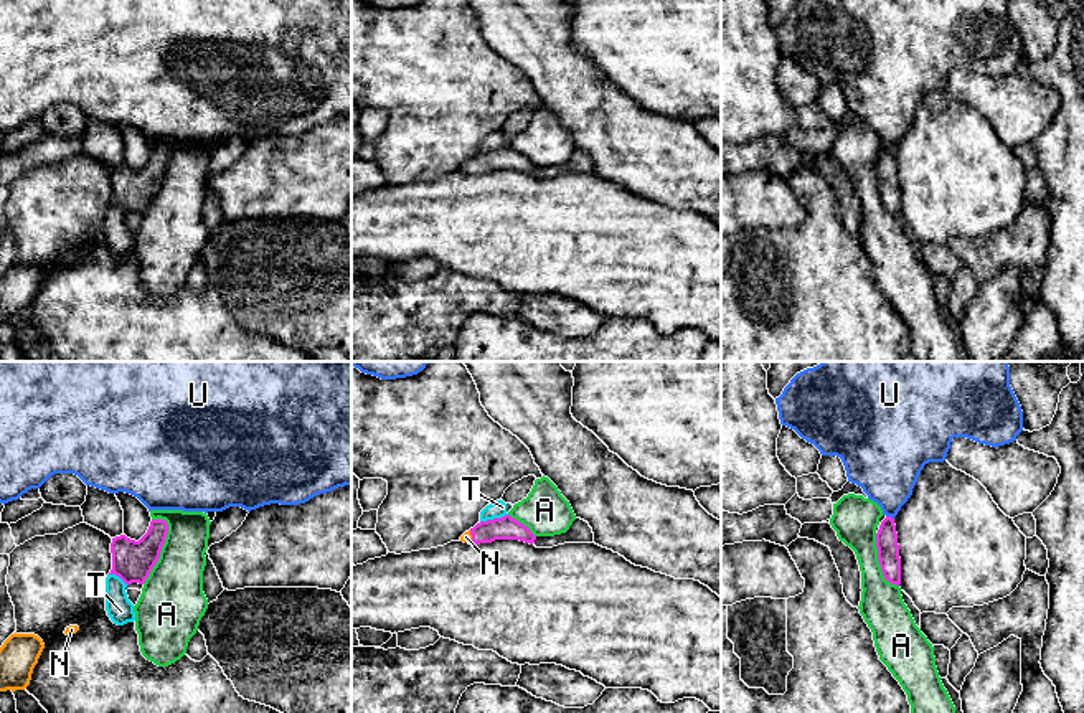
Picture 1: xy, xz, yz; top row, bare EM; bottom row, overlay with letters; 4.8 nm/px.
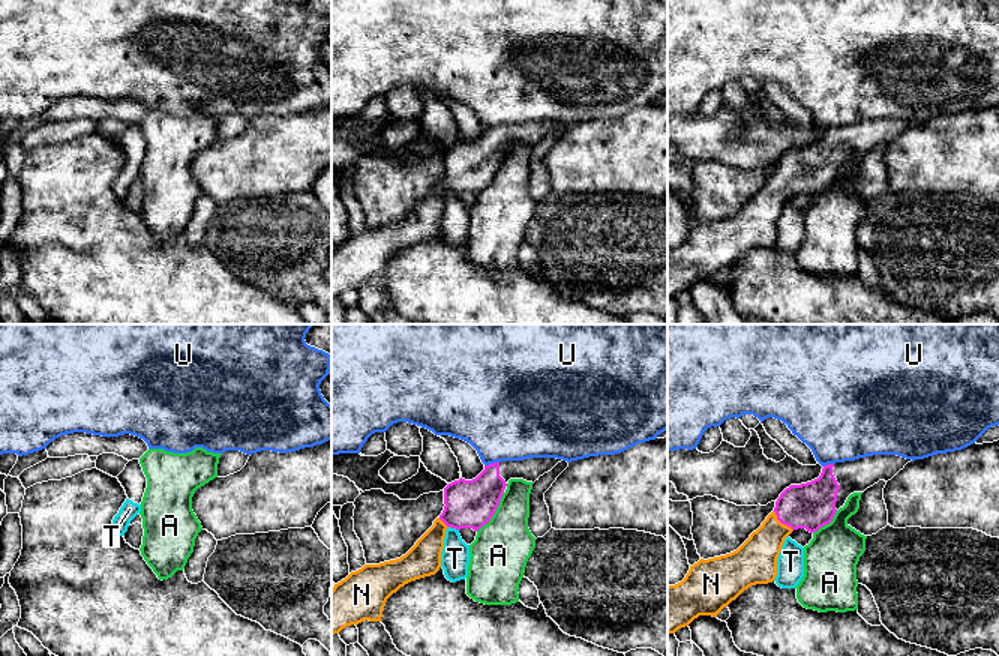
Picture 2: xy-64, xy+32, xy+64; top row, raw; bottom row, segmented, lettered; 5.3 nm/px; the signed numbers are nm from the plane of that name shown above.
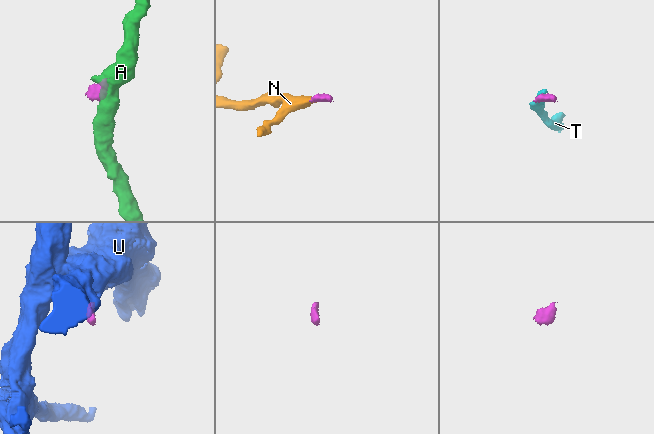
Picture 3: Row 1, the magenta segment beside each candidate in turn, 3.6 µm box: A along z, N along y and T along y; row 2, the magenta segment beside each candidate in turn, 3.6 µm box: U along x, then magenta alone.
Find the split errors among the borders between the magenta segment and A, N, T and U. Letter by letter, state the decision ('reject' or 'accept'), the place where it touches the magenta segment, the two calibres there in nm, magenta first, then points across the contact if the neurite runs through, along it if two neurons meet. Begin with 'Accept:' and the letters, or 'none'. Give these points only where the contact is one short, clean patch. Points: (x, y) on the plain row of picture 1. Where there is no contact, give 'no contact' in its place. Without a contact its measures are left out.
Accept: N
A: reject; contact xy (160, 180); calibres 200 and 320 nm; border xy (159, 147), (167, 155), (167, 167), (159, 190), (142, 213)
N: accept; contact xz (472, 167); calibres 110 and 50 nm; way xz (499, 159), (472, 167), (466, 167)
T: reject; contact xz (494, 149); calibres 110 and 80 nm; border xz (507, 144), (480, 152)
U: reject; contact yz (890, 147); calibres 110 and 320 nm; border yz (886, 146), (893, 149)

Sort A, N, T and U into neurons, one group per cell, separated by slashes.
A / N / T / U

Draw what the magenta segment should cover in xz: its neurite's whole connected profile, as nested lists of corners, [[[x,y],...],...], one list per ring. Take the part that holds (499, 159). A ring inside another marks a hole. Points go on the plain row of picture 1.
[[[510,145],[480,152],[460,167],[460,172],[469,175],[492,173],[495,170],[520,170],[533,175],[536,167]]]

